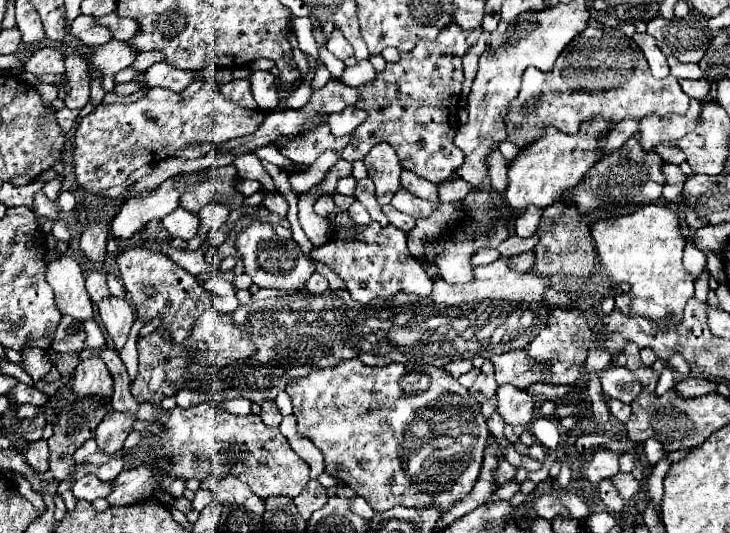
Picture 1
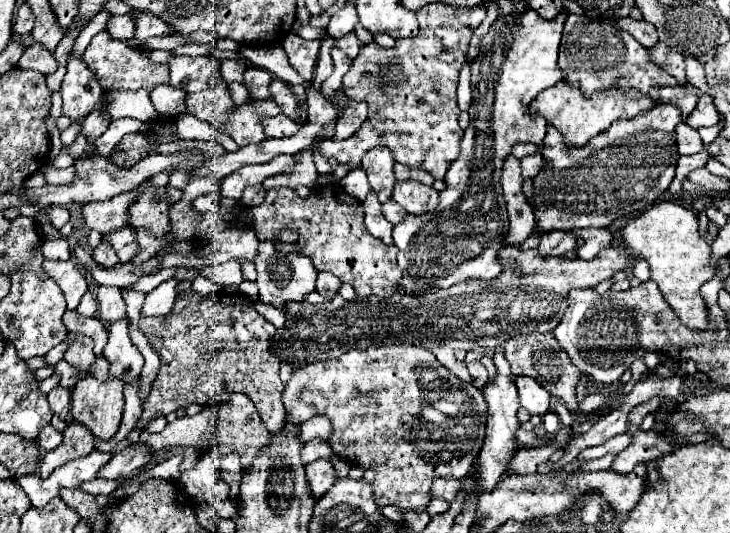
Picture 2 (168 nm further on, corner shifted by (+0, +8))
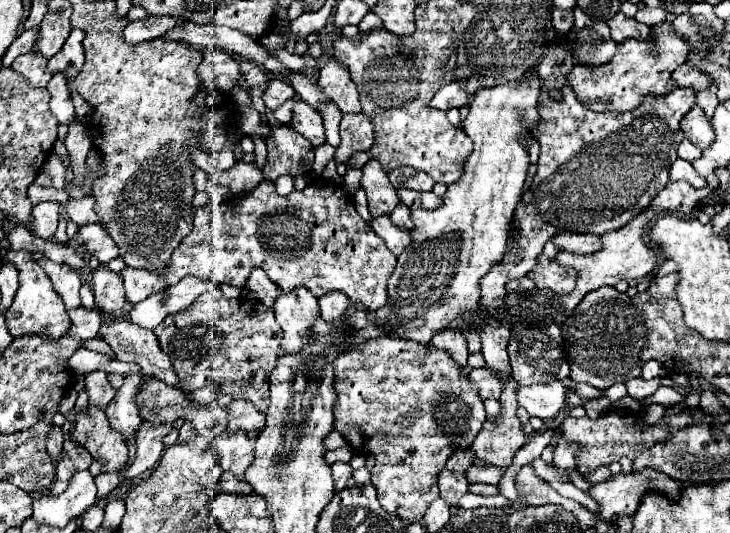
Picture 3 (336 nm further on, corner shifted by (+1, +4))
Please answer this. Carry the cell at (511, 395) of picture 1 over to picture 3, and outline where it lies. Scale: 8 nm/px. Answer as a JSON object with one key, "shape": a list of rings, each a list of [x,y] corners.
{"shape":[[[562,382],[518,386],[516,394],[518,394],[518,404],[526,408],[530,416],[550,420],[564,408],[566,386]]]}

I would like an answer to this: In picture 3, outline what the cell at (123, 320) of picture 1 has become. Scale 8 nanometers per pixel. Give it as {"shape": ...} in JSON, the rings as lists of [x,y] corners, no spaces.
{"shape":[[[142,372],[126,374],[122,388],[116,390],[116,396],[106,406],[106,416],[108,416],[110,424],[112,424],[112,428],[120,430],[126,440],[142,424],[140,408],[136,404],[136,398],[138,398],[140,388],[142,388],[142,378],[144,378]]]}

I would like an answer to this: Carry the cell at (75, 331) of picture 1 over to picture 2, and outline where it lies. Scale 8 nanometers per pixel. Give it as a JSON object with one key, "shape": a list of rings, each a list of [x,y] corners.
{"shape":[[[69,334],[67,336],[71,344],[71,348],[65,352],[65,360],[75,366],[75,368],[81,368],[83,372],[89,372],[89,368],[95,364],[97,356],[93,352],[93,340],[89,336],[83,336],[83,334]]]}

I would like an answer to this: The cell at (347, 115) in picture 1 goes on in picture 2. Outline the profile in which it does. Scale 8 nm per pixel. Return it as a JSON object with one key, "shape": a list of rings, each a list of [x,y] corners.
{"shape":[[[347,100],[347,108],[335,126],[335,134],[341,136],[339,140],[345,140],[345,138],[353,136],[365,120],[367,120],[367,102]]]}

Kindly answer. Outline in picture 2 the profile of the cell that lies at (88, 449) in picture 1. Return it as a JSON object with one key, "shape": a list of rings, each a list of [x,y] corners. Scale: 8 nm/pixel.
{"shape":[[[205,406],[197,416],[183,416],[175,422],[167,424],[167,428],[159,434],[149,434],[145,430],[131,432],[129,440],[133,444],[147,442],[153,450],[161,450],[165,446],[193,446],[203,448],[203,440],[211,440],[215,444],[215,428],[219,424],[219,406]]]}

